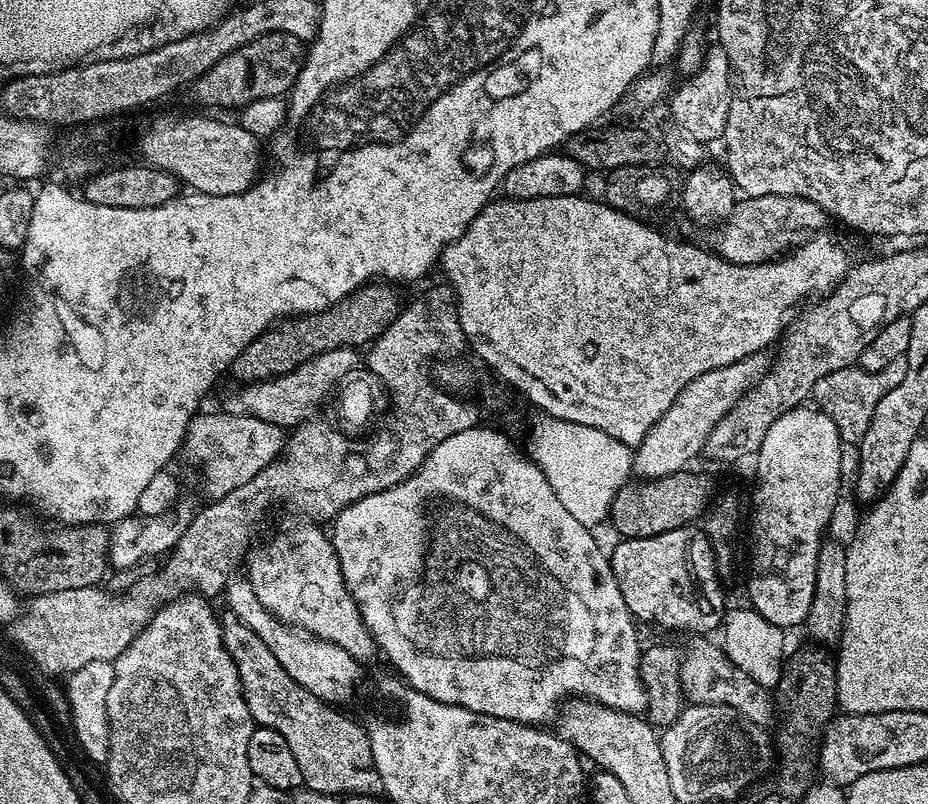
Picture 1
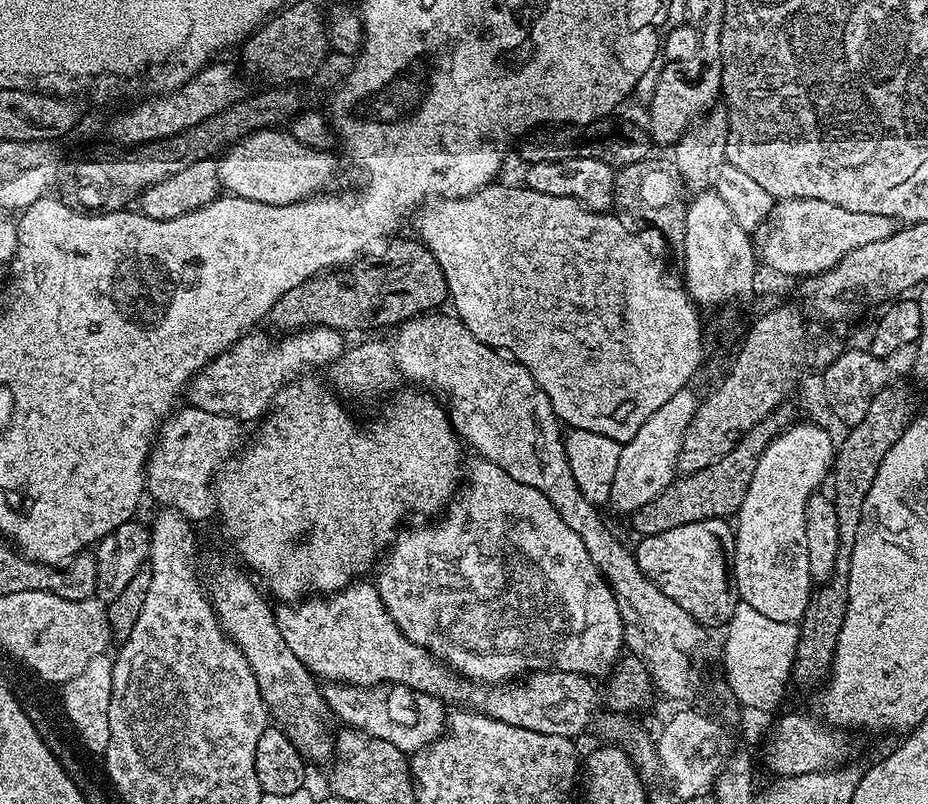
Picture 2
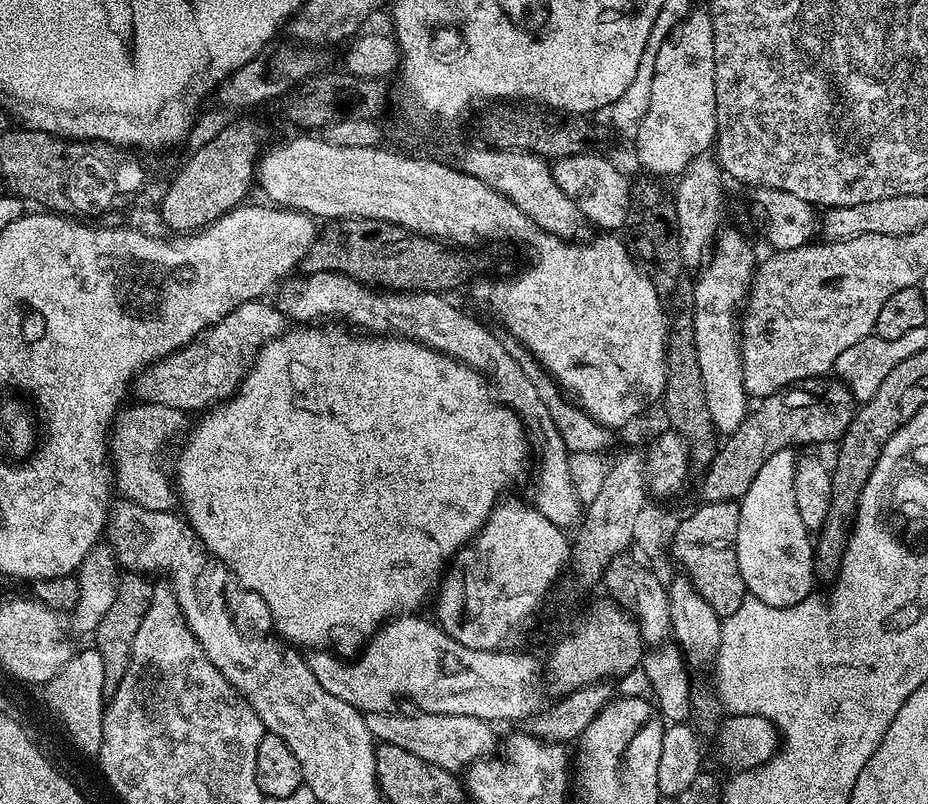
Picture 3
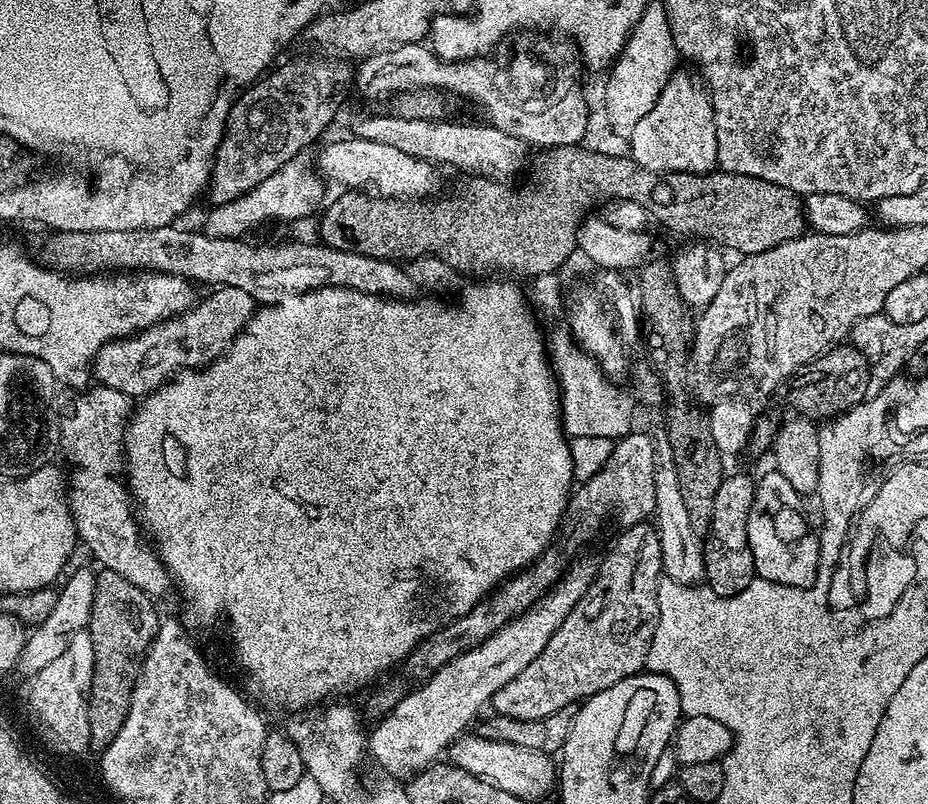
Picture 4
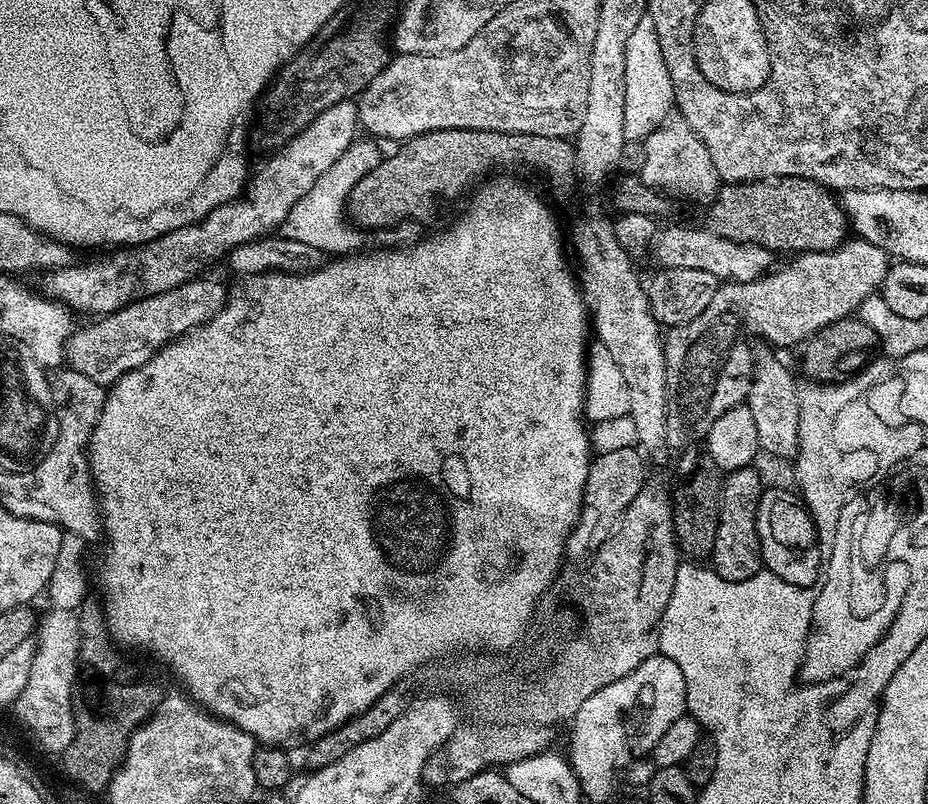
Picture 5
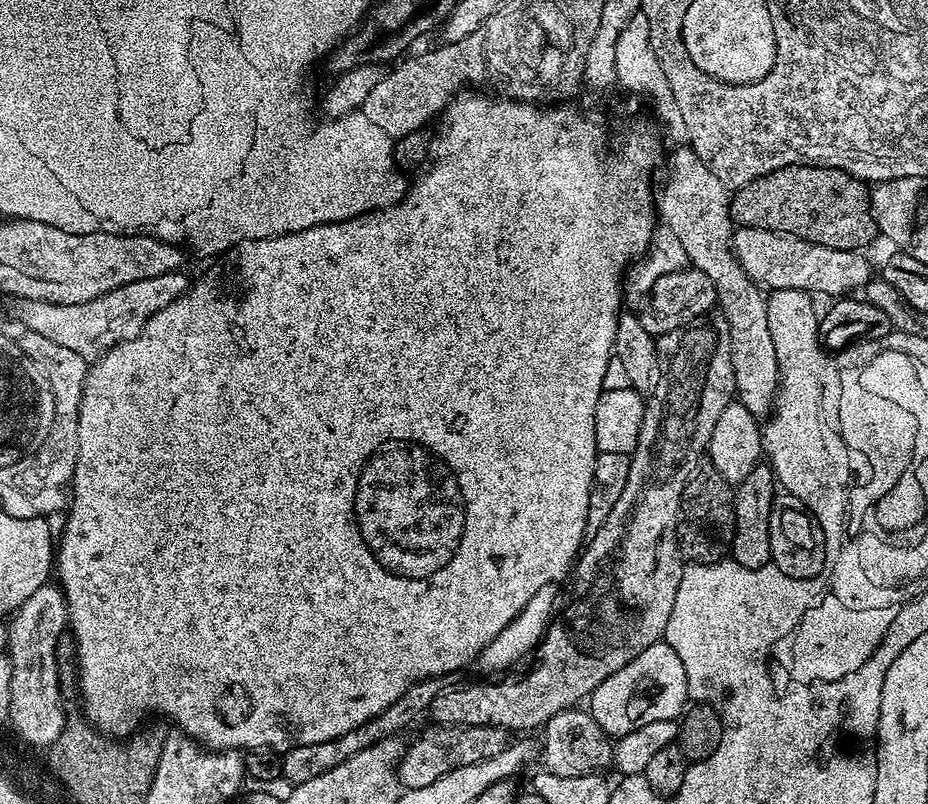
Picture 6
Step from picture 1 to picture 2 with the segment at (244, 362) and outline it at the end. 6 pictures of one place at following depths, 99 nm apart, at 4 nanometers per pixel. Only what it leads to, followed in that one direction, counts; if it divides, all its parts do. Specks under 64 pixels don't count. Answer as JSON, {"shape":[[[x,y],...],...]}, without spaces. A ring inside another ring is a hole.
{"shape":[[[400,239],[385,243],[384,253],[373,264],[357,262],[339,270],[329,270],[294,286],[294,290],[286,290],[272,307],[270,321],[273,326],[281,328],[284,334],[313,326],[333,328],[345,334],[359,328],[392,330],[404,320],[439,309],[439,304],[449,299],[439,262],[419,239]]]}

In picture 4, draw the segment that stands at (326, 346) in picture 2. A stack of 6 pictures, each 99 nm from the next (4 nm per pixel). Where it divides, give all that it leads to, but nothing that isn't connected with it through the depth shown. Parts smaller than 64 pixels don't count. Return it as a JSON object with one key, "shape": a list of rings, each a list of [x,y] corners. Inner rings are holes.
{"shape":[[[217,287],[204,301],[193,303],[186,312],[171,316],[160,324],[143,328],[135,336],[111,340],[98,350],[91,371],[101,385],[113,388],[130,398],[143,398],[157,392],[180,373],[197,368],[224,355],[241,330],[250,322],[258,303],[243,290]]]}

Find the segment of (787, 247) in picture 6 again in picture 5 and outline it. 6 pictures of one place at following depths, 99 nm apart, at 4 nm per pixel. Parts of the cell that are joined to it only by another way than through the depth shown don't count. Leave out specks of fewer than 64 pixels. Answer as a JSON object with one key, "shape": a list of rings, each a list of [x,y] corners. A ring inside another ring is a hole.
{"shape":[[[672,224],[664,228],[652,240],[652,256],[660,268],[685,268],[686,270],[706,270],[714,274],[717,281],[745,284],[765,275],[773,267],[774,254],[768,248],[757,244],[734,242],[722,238],[707,227],[687,228],[684,224]]]}

